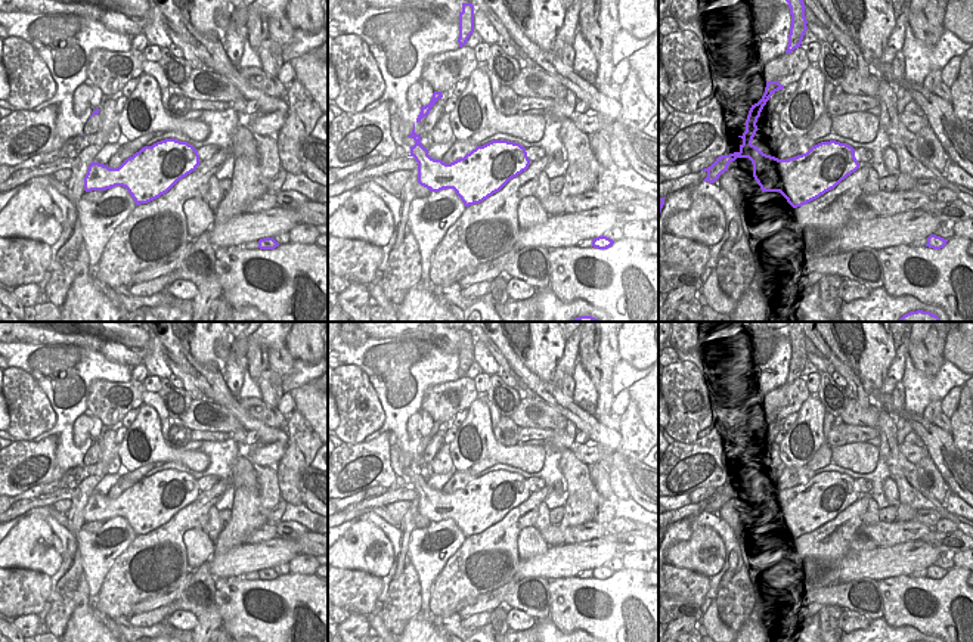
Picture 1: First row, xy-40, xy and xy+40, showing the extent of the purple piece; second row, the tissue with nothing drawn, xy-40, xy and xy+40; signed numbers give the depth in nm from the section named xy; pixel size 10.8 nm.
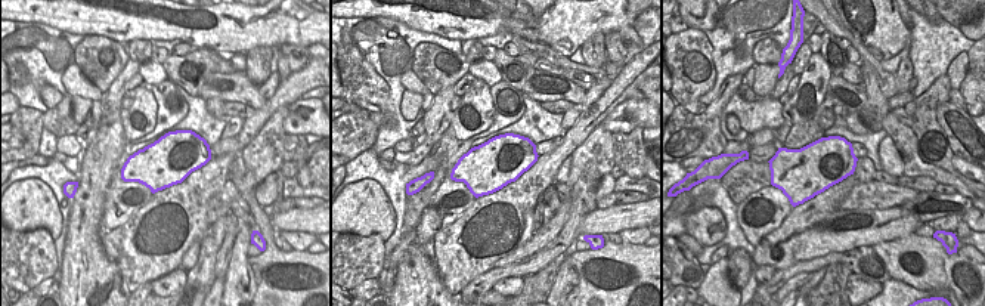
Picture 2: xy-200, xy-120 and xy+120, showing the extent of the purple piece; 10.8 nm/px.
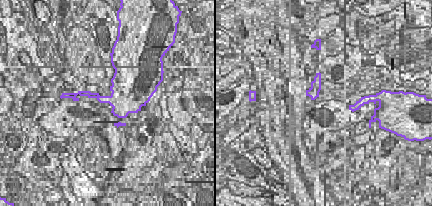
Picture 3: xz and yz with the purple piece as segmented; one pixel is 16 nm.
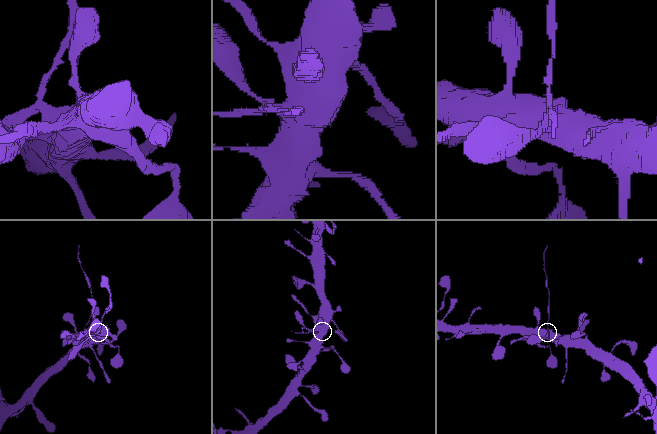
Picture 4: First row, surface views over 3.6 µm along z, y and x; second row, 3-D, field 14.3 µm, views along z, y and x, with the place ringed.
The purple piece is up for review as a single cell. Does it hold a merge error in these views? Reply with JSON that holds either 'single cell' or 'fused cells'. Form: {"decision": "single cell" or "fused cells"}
{"decision": "fused cells"}

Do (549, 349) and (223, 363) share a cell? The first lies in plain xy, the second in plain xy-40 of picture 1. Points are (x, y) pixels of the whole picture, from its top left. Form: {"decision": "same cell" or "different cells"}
{"decision": "different cells"}

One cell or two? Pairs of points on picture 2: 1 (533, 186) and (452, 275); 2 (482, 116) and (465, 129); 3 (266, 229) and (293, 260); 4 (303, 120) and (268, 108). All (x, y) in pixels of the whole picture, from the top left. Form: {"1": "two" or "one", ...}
{"1": "one", "2": "one", "3": "one", "4": "two"}

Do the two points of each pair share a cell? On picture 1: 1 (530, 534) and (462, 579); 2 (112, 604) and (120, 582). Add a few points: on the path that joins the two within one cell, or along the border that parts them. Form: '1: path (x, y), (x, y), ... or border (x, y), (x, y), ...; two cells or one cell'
1: border (533, 526), (524, 527), (518, 534), (518, 560); two cells
2: path (117, 598), (120, 588); one cell

